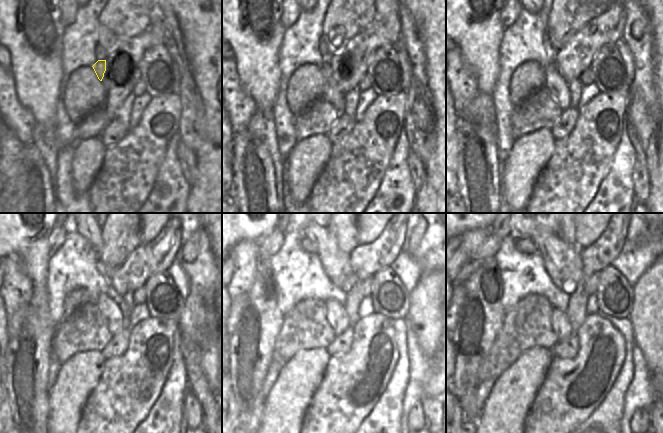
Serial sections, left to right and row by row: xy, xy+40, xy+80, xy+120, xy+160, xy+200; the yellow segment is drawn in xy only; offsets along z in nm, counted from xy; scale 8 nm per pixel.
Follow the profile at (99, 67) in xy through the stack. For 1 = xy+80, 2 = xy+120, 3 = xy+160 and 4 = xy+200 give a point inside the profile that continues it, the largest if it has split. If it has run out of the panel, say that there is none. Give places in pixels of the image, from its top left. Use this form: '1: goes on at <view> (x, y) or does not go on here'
1: goes on at xy+80 (558, 88)
2: goes on at xy+120 (110, 310)
3: goes on at xy+160 (336, 315)
4: goes on at xy+200 (560, 324)

